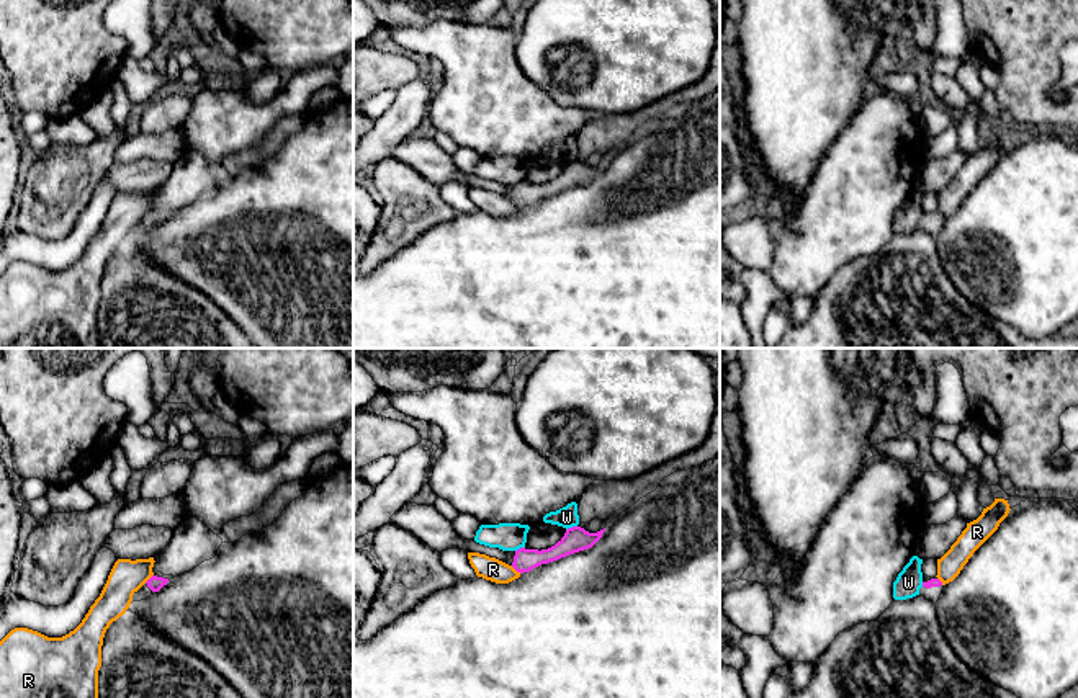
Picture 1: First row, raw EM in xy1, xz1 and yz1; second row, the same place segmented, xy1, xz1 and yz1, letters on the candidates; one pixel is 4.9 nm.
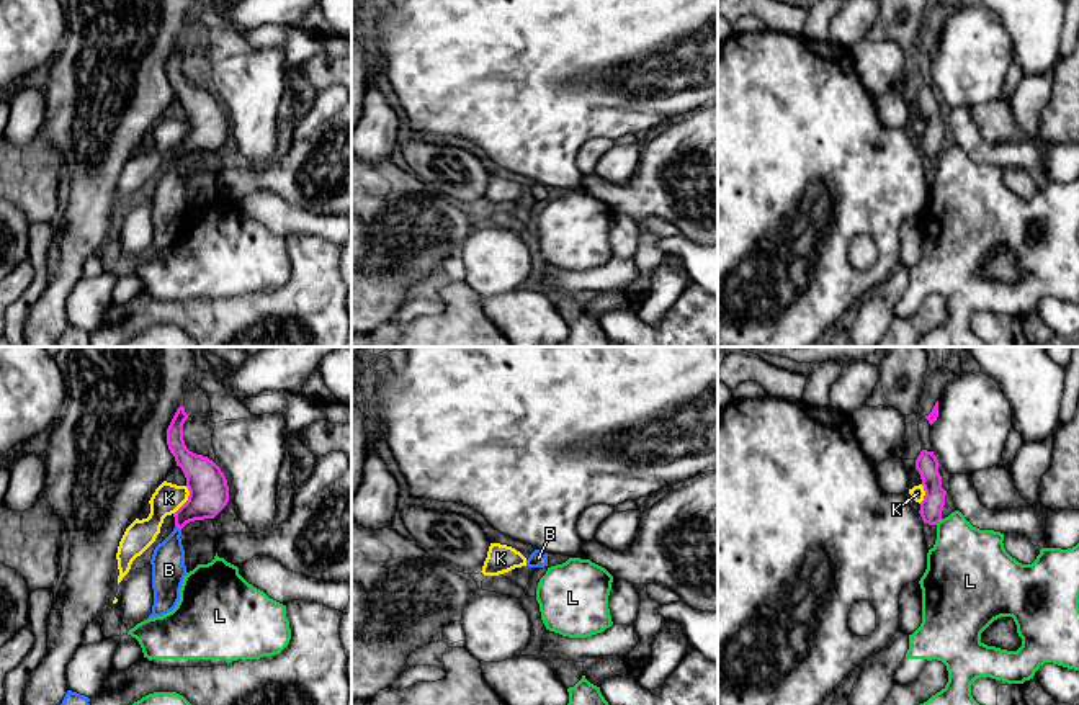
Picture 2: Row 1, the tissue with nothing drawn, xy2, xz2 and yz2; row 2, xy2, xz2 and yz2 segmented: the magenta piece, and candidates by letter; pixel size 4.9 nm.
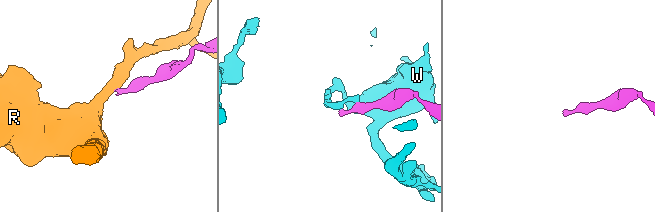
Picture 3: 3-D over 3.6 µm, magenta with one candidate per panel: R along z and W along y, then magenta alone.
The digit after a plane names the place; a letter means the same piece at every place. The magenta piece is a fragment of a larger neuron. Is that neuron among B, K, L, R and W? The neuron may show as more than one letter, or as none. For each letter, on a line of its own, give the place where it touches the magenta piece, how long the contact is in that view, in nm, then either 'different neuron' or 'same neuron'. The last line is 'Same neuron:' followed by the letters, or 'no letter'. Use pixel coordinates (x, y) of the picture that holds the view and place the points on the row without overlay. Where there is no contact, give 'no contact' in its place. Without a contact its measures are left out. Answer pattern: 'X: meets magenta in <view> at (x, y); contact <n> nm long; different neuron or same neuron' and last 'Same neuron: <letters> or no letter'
B: meets magenta in xy2 at (179, 161); contact 40 nm long; same neuron
K: meets magenta in xy2 at (187, 134); contact 160 nm long; different neuron
L: meets magenta in yz2 at (939, 154); contact 50 nm long; different neuron
R: meets magenta in xz1 at (516, 203); contact 70 nm long; different neuron
W: meets magenta in xz1 at (573, 161); contact 60 nm long; different neuron
Same neuron: B

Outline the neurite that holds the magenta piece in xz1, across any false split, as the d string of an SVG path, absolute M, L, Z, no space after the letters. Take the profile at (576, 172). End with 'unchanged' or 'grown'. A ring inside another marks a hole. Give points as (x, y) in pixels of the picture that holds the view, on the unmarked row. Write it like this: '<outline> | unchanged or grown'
M581 160L568 162L564 170L548 183L517 183L512 201L523 208L541 198L548 198L569 188L589 183L602 172L604 165L605 162L597 167L589 167Z | unchanged

